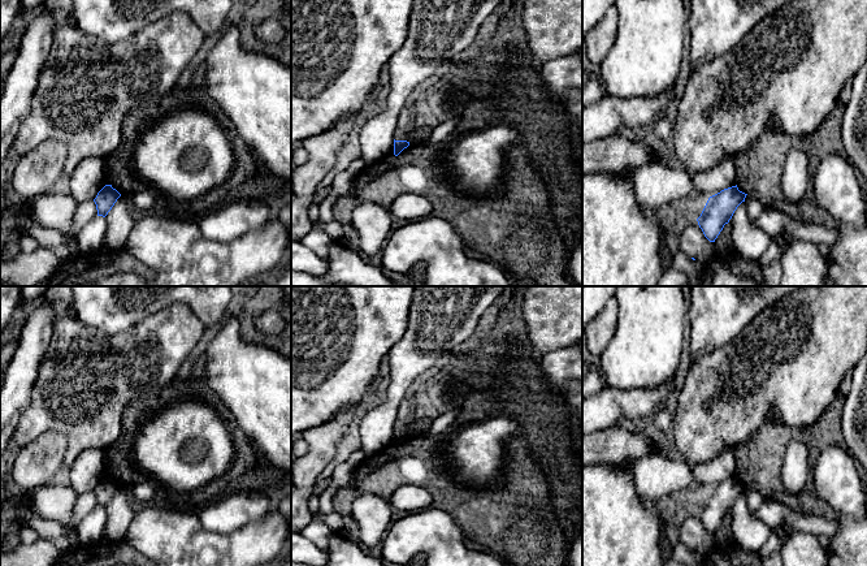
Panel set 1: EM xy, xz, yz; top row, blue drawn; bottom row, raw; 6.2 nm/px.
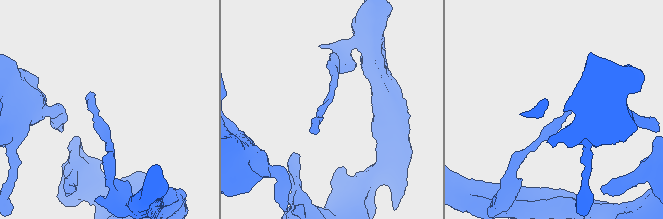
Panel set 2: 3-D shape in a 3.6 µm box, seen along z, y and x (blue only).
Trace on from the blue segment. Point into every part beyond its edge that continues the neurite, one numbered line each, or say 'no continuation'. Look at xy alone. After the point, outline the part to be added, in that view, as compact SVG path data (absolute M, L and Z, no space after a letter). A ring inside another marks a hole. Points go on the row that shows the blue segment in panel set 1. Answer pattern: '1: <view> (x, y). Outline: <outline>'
no continuation

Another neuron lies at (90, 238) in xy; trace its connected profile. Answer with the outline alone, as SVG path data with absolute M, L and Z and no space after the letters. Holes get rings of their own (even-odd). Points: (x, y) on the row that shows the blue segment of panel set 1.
M103 216L92 217L77 234L81 252L97 252L105 237L107 219Z

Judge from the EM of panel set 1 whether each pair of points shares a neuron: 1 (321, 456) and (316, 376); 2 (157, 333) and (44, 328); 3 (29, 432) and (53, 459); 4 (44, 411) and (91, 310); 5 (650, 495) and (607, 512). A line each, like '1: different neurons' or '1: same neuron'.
1: different neurons
2: different neurons
3: different neurons
4: different neurons
5: different neurons

